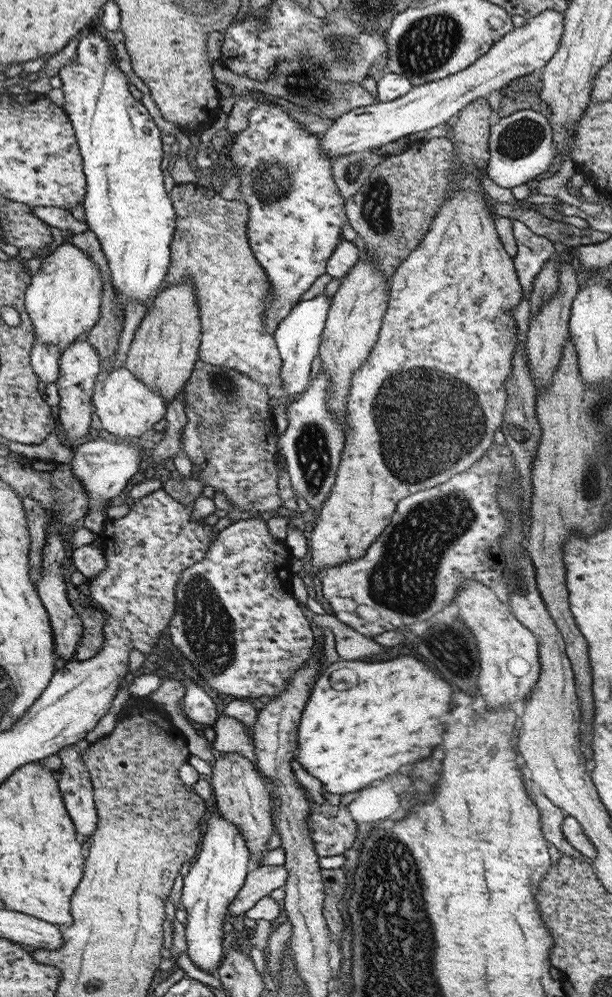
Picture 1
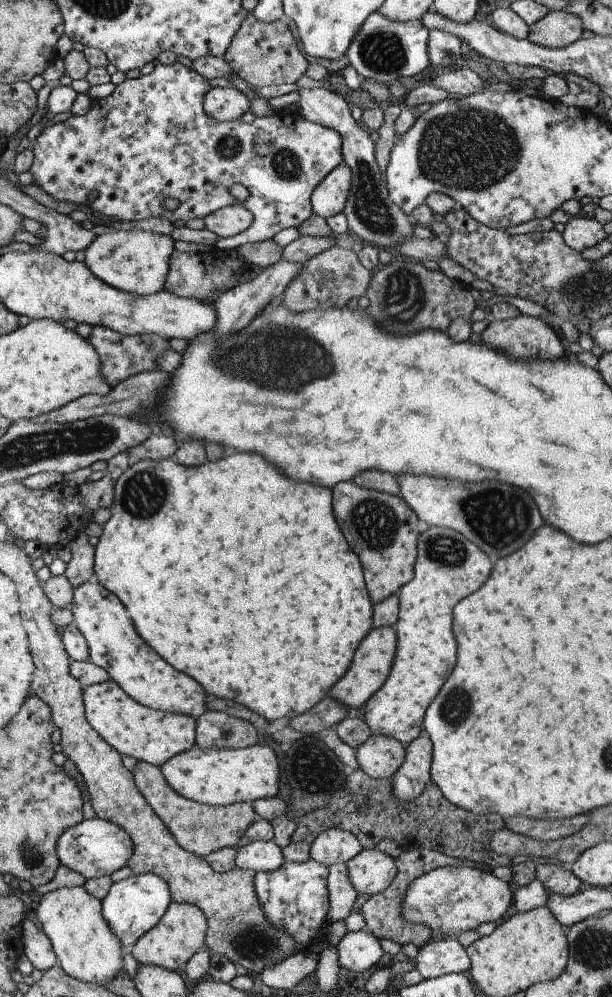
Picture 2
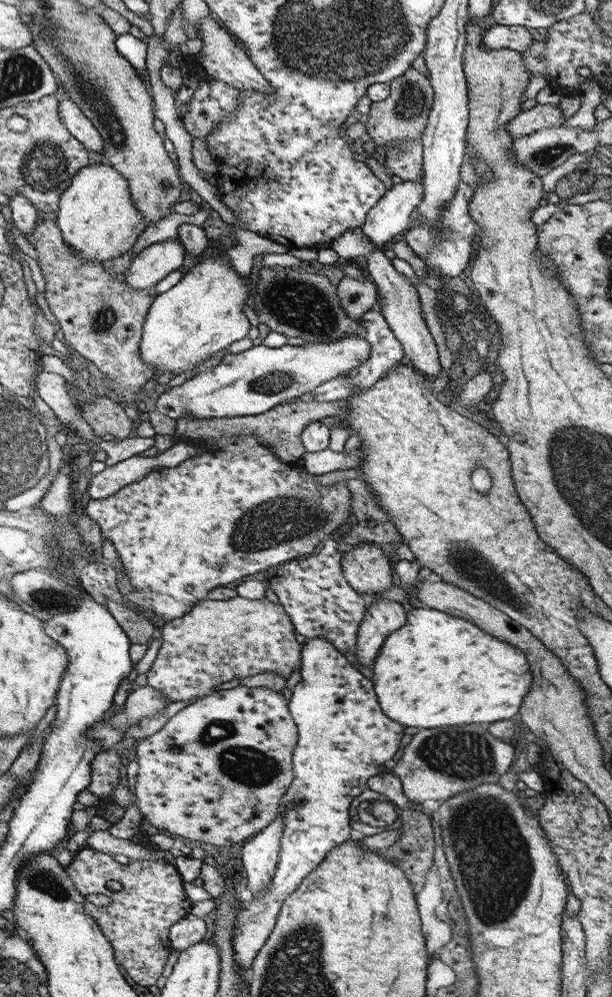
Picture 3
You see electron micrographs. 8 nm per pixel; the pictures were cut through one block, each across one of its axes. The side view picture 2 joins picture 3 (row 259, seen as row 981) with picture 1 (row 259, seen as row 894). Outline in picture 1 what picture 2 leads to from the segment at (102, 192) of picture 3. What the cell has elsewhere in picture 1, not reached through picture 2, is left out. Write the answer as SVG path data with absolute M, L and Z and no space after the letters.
M62 242L60 246L53 247L53 252L49 253L43 260L34 264L34 269L30 273L30 281L27 288L24 290L24 307L25 312L28 314L29 320L32 322L34 330L35 341L39 341L44 345L57 345L60 348L60 352L68 345L71 344L81 332L85 332L88 328L95 325L100 317L100 302L102 291L102 278L100 275L99 267L85 254L85 252L79 251L79 248L75 248L70 243Z

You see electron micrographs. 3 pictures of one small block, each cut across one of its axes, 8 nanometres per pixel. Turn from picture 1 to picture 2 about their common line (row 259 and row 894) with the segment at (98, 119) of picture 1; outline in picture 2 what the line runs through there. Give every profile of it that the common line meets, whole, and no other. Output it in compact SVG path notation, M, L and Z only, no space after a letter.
M138 874L126 879L112 882L105 898L101 902L101 916L109 930L115 934L121 948L128 951L140 936L143 936L152 926L159 922L170 903L167 884L155 874Z

